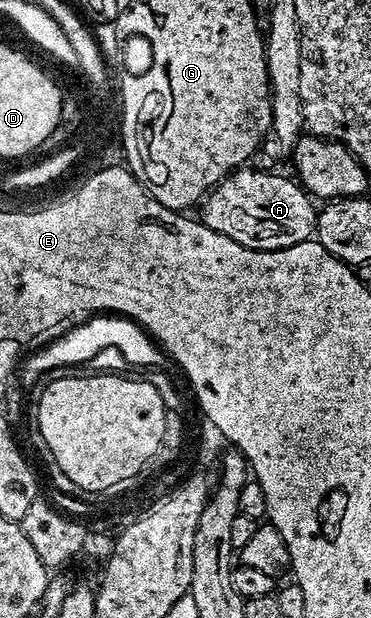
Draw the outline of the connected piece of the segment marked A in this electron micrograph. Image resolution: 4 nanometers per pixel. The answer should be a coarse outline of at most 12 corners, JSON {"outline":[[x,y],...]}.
{"outline":[[232,171],[199,221],[251,250],[309,241],[318,210],[291,177]]}

